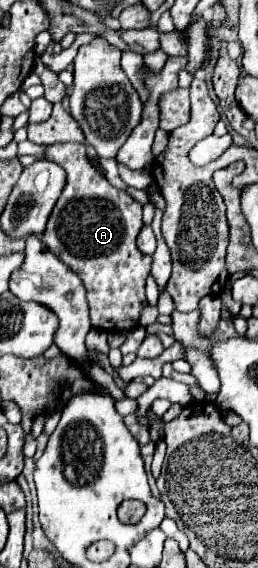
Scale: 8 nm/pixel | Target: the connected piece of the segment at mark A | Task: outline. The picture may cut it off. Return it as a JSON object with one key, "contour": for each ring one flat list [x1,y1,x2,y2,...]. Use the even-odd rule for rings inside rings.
{"contour":[[83,143,49,145,45,159,59,163,67,171,67,185,51,213,43,243,81,277,87,289,91,325,105,331,131,331,139,325,141,311,147,305,145,279,153,261,135,245,143,227,141,203,127,191,113,187,89,163]]}

